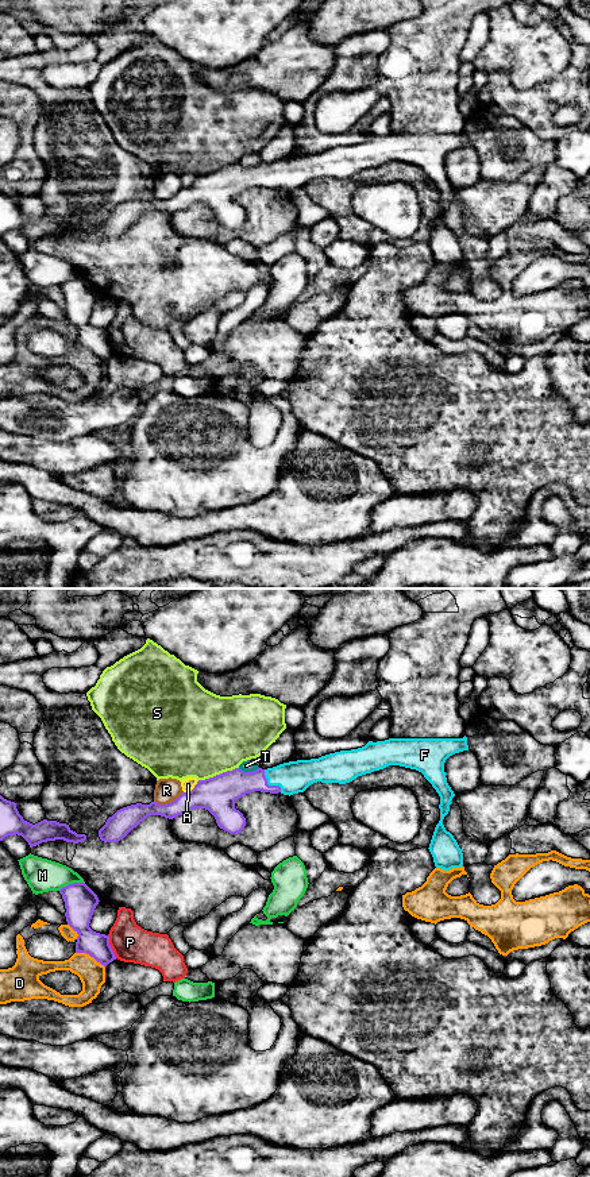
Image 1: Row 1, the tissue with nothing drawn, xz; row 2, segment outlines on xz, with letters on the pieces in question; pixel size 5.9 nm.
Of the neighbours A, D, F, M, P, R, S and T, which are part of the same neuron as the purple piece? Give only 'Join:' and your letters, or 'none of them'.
Join: F

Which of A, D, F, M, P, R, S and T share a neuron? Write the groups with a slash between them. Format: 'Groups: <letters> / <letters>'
Groups: A / D / F / M / P / R / S / T

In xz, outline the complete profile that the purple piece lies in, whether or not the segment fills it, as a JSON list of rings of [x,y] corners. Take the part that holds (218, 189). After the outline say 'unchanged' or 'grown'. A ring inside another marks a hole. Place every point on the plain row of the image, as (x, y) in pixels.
[[[466,131],[463,134],[389,134],[369,136],[358,144],[289,157],[267,165],[244,167],[235,163],[198,175],[192,186],[182,188],[167,200],[158,200],[154,196],[150,200],[136,198],[117,205],[99,225],[99,232],[104,238],[117,238],[150,211],[173,215],[194,204],[208,205],[220,224],[238,229],[244,224],[246,213],[235,204],[235,196],[246,189],[261,186],[290,192],[304,188],[317,177],[346,180],[358,171],[389,161],[400,161],[421,167],[440,192],[440,216],[428,244],[435,262],[450,266],[463,262],[463,248],[443,220],[455,192],[447,178],[444,158],[450,151],[463,146],[468,146]]] | grown

